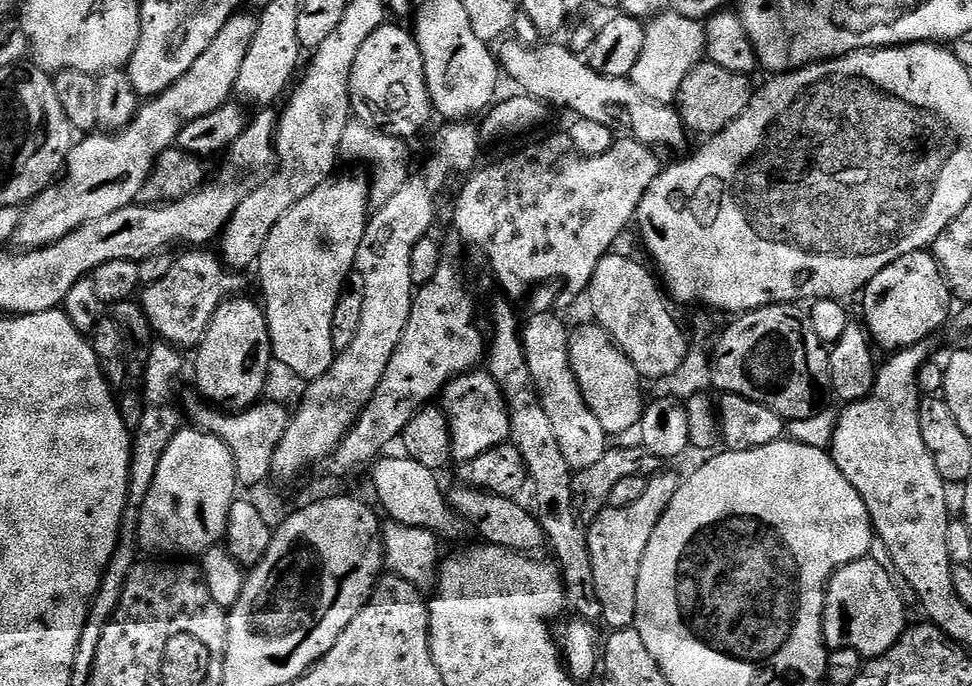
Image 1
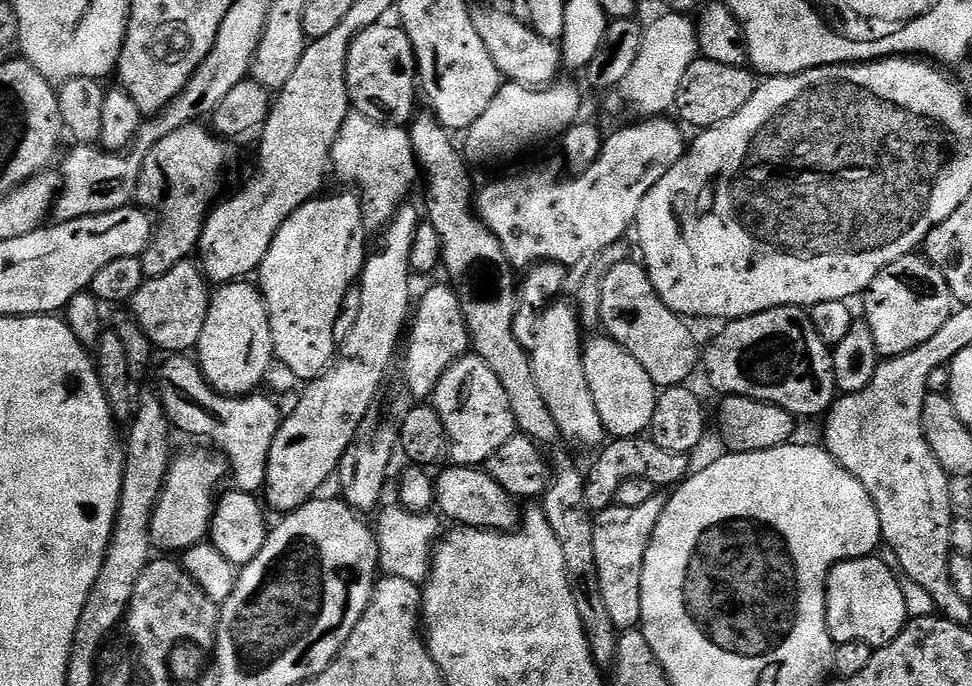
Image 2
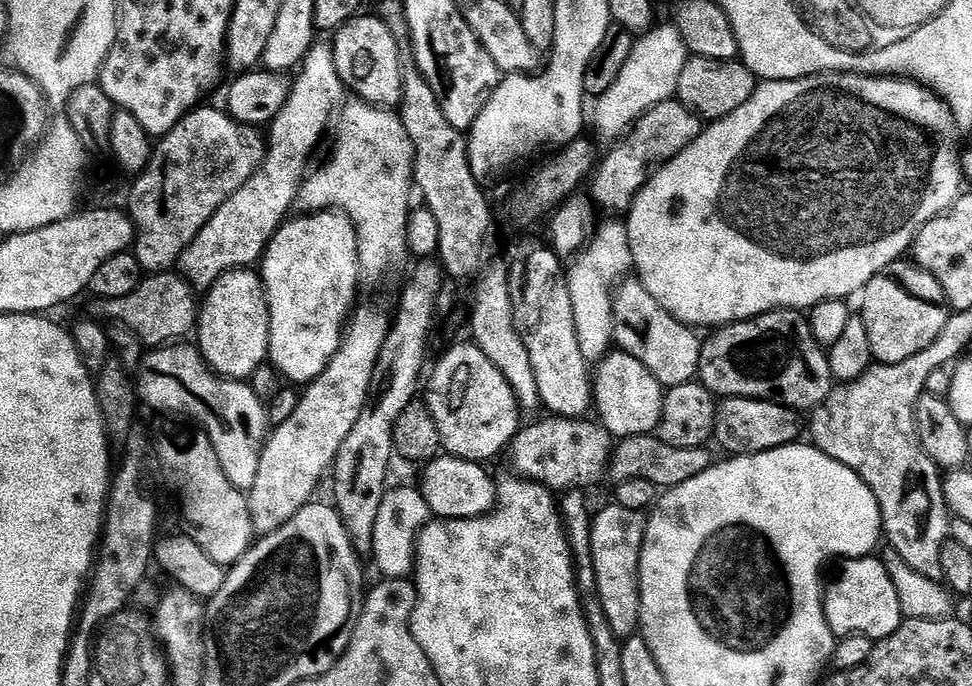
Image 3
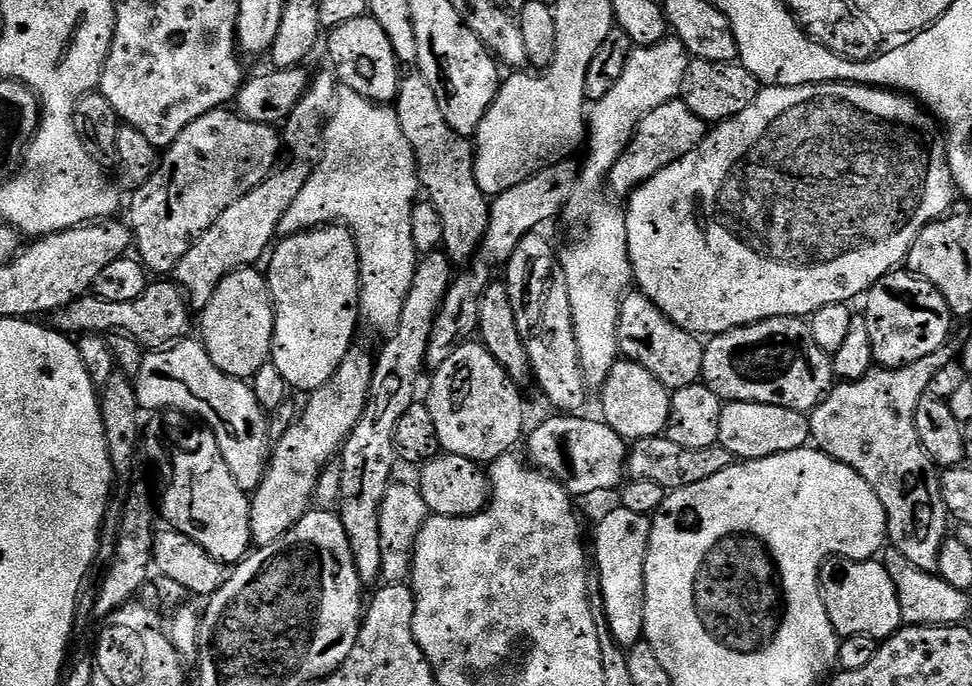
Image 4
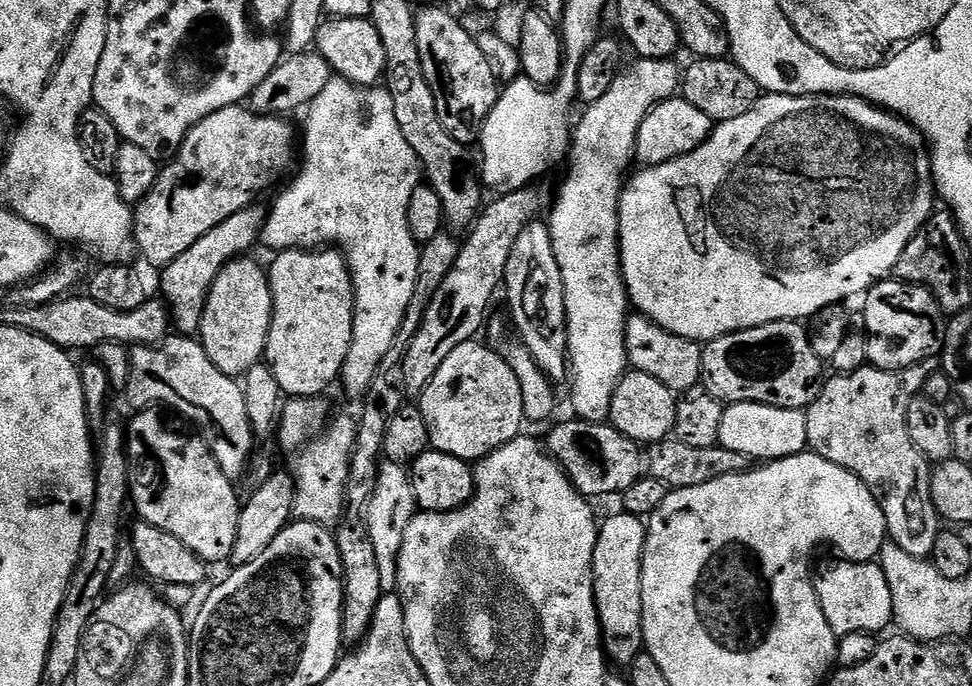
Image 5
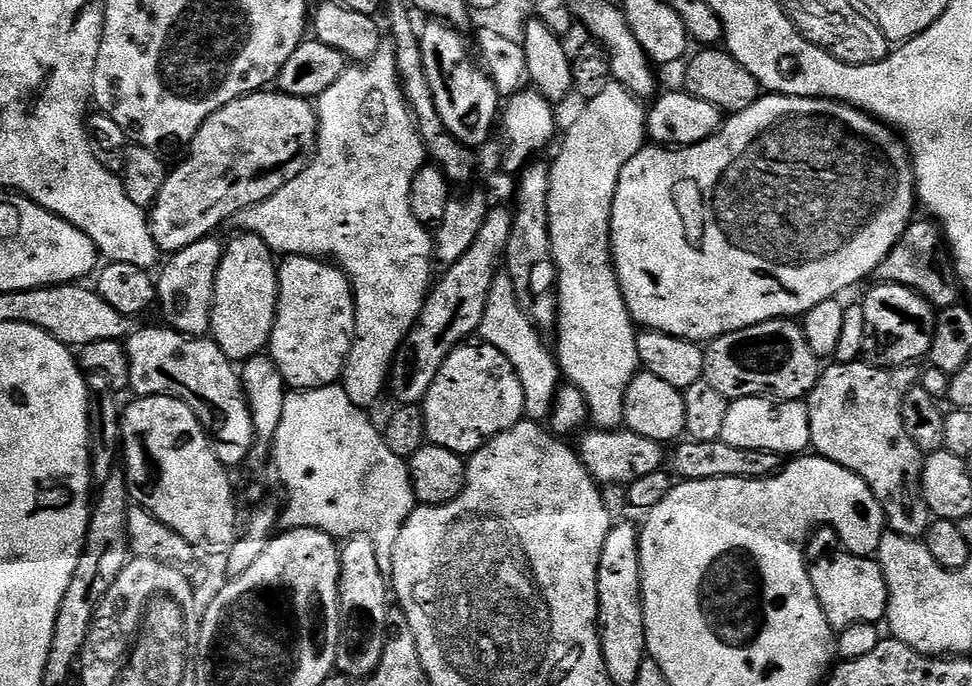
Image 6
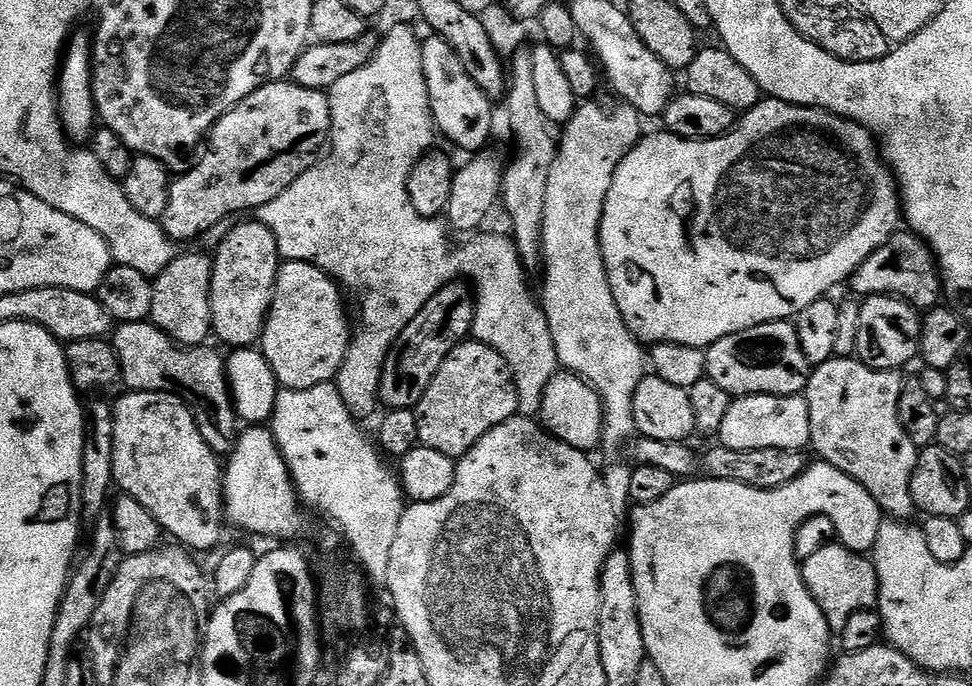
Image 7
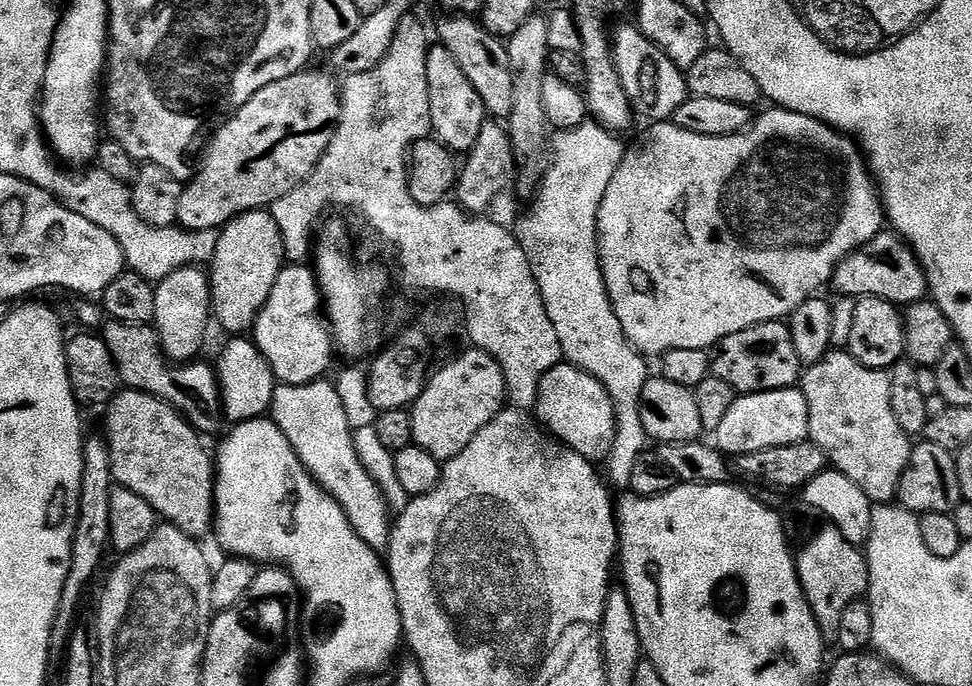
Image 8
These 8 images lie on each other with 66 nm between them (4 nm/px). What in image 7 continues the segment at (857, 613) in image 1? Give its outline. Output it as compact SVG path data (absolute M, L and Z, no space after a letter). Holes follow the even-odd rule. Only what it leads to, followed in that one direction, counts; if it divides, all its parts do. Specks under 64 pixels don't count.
M843 543L840 544L824 544L802 560L806 586L814 602L818 602L818 610L822 610L833 634L838 634L842 626L846 626L847 620L853 614L858 614L858 610L875 609L880 603L876 565L867 555L854 552Z

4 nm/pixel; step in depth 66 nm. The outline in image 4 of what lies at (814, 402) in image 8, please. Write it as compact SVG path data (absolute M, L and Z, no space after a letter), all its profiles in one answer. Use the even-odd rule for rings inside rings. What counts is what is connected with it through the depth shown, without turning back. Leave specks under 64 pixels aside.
M945 346L913 364L901 368L877 367L857 380L837 383L810 413L810 436L815 447L830 458L850 466L868 483L870 490L878 494L878 502L882 502L886 510L891 547L897 548L915 568L931 573L936 572L938 550L949 531L950 517L947 506L942 502L940 472L918 442L918 434L914 430L914 414L918 402L927 393L930 378L934 378L938 370L953 363L954 352L950 349L951 347Z

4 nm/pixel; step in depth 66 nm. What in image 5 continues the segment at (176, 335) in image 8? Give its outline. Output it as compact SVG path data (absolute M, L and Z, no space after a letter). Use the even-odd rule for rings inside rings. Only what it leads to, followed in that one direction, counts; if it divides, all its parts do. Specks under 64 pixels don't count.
M260 206L244 208L238 214L226 218L210 234L202 234L186 254L178 254L174 262L163 265L164 277L160 280L162 299L172 314L175 331L180 334L196 334L200 331L202 314L208 301L210 290L222 271L230 261L243 257L261 239L264 230L265 209Z

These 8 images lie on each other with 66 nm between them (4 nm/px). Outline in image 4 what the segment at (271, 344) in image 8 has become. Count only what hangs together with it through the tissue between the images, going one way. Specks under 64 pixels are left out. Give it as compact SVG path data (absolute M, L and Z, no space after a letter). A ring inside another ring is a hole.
M336 222L319 228L309 228L303 232L295 232L292 236L284 236L271 249L267 264L268 292L272 295L272 307L276 309L270 362L278 370L278 374L282 374L289 389L296 391L297 388L303 394L311 394L336 373L348 351L352 350L356 323L361 323L362 320L360 259L356 253L356 240L347 227Z

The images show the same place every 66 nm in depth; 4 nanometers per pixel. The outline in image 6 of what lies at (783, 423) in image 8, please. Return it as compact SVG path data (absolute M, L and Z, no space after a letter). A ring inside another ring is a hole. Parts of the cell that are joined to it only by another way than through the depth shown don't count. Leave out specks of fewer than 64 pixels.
M762 398L733 400L726 410L726 422L722 425L720 439L735 448L775 452L781 458L792 458L797 454L807 453L812 442L807 403L804 400L777 402Z

